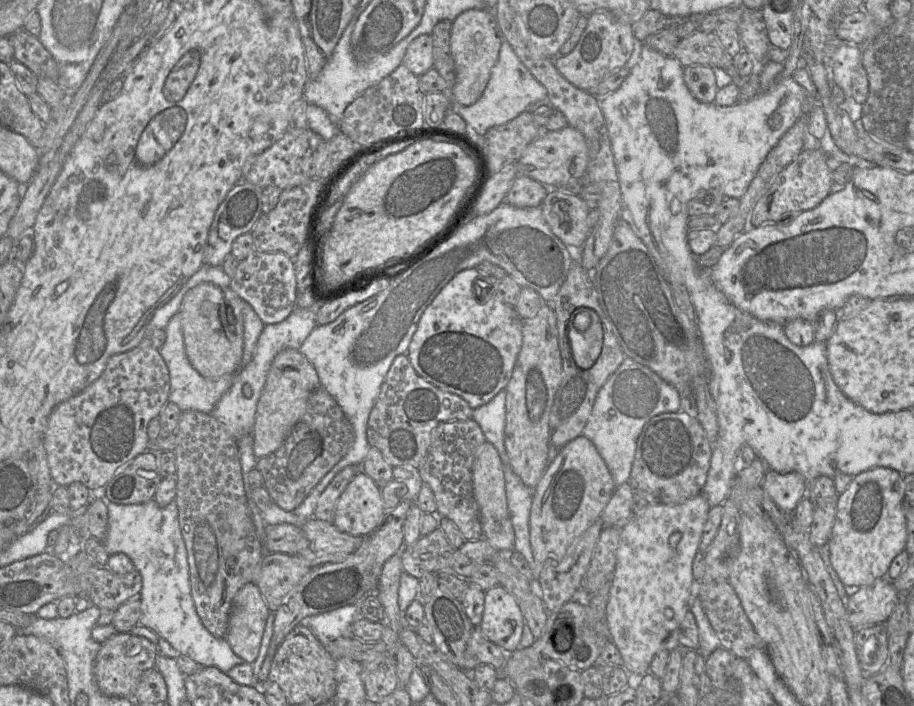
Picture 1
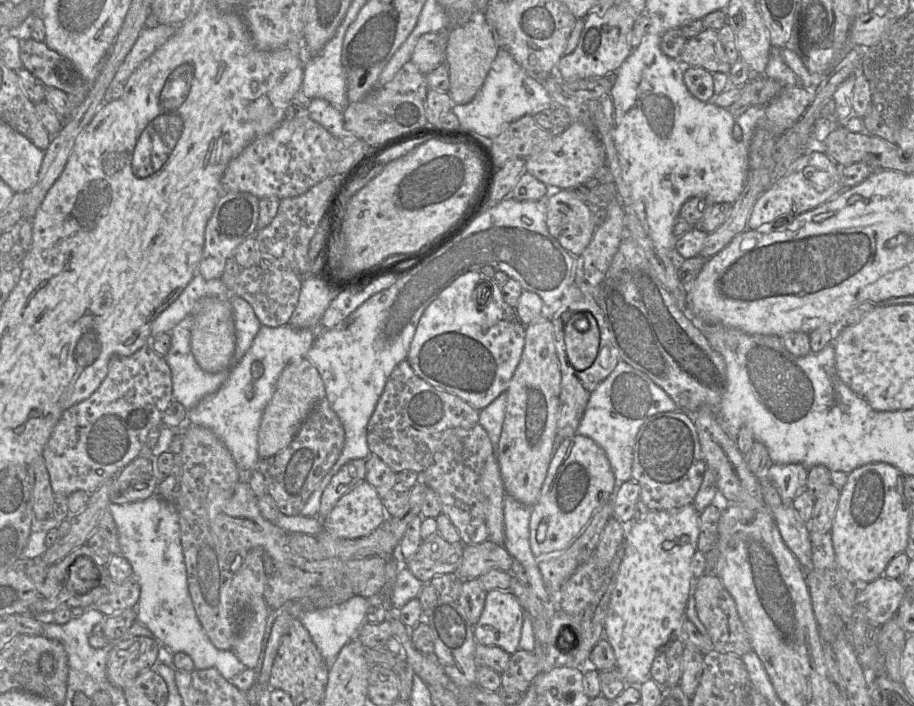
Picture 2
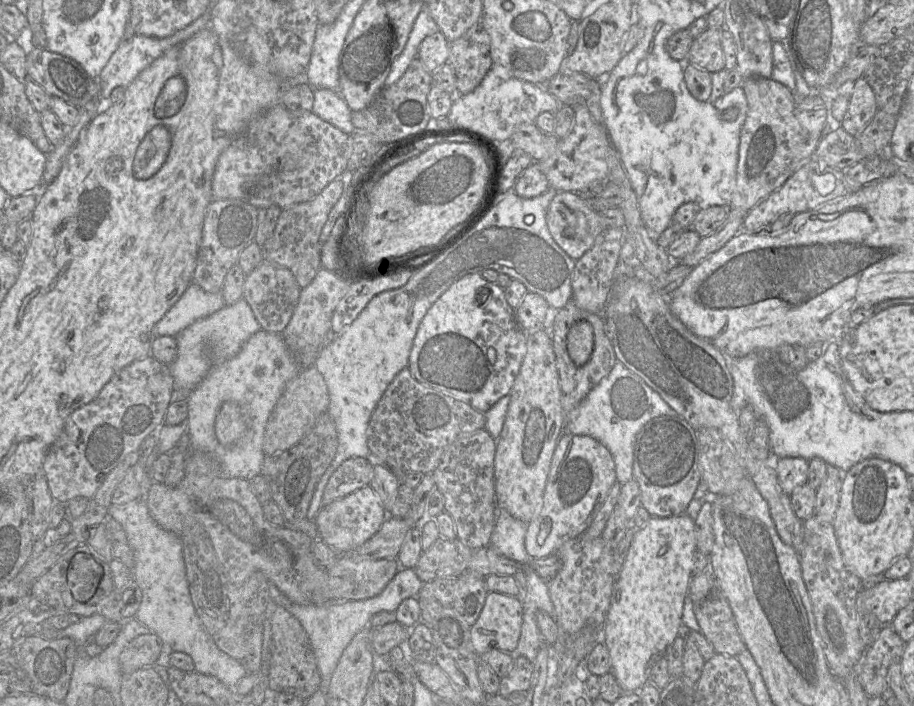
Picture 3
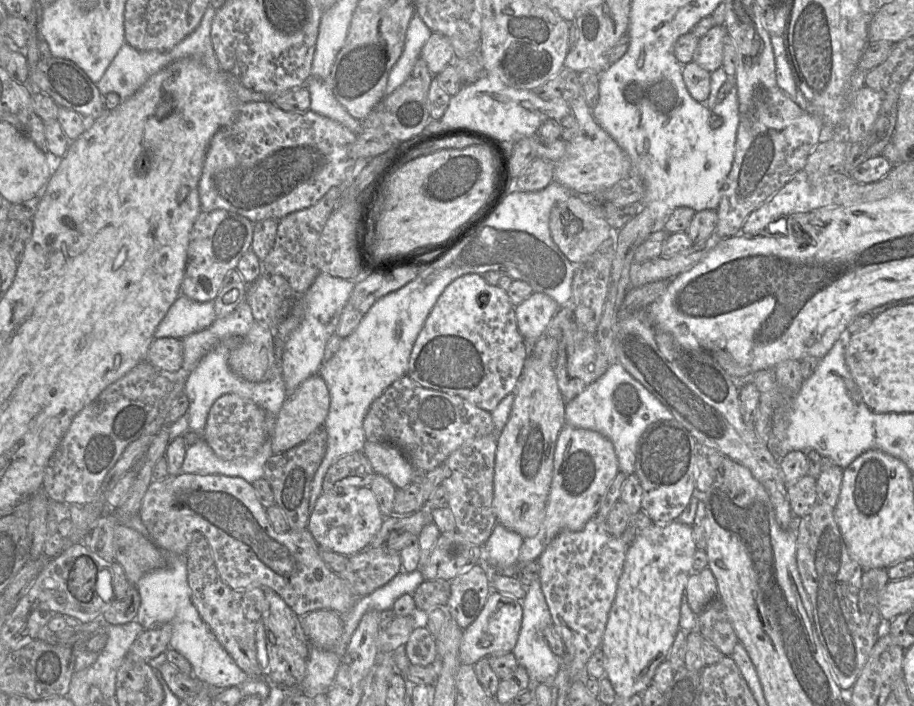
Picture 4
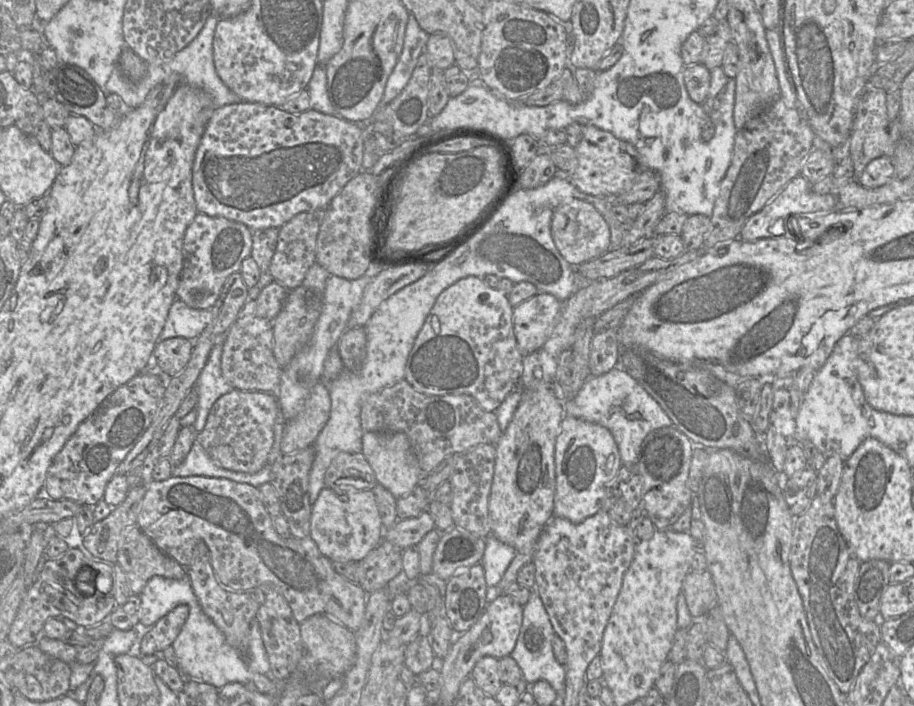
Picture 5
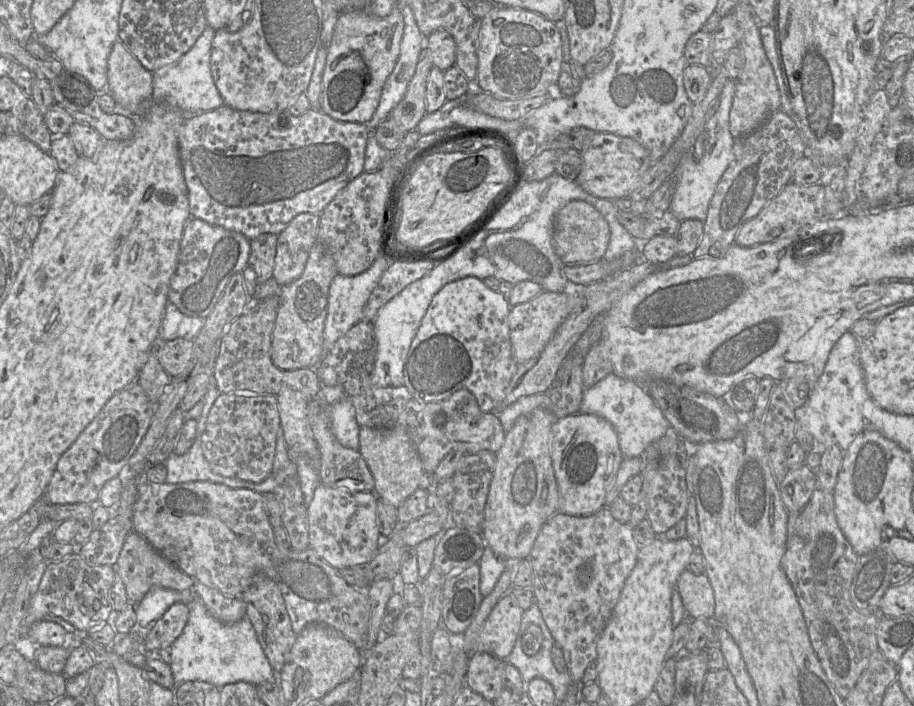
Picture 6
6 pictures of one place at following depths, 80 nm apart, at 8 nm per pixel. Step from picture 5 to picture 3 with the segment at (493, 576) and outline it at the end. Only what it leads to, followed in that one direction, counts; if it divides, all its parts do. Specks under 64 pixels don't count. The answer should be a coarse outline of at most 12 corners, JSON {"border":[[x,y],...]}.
{"border":[[498,509],[489,546],[528,565],[527,524]]}

